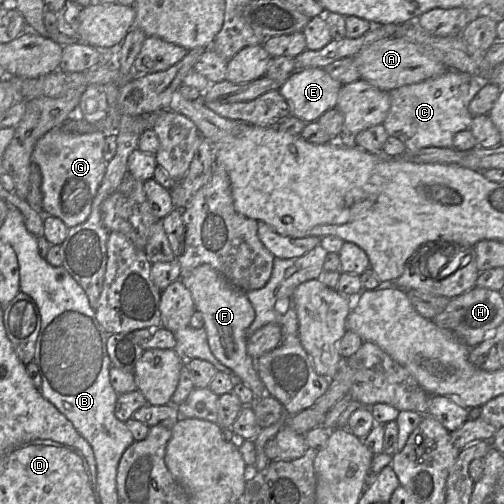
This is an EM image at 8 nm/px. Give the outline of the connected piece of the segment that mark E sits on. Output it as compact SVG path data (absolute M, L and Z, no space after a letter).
M306 68L293 72L278 91L290 105L293 117L311 123L336 107L342 86L324 68Z

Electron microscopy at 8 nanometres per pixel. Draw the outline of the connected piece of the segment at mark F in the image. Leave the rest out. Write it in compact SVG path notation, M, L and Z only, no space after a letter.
M202 264L190 272L183 272L182 283L191 292L195 309L202 313L208 344L216 359L237 376L239 382L251 389L254 401L265 395L261 381L252 359L246 351L246 330L255 318L255 310L246 292L233 286L223 275L209 264Z

